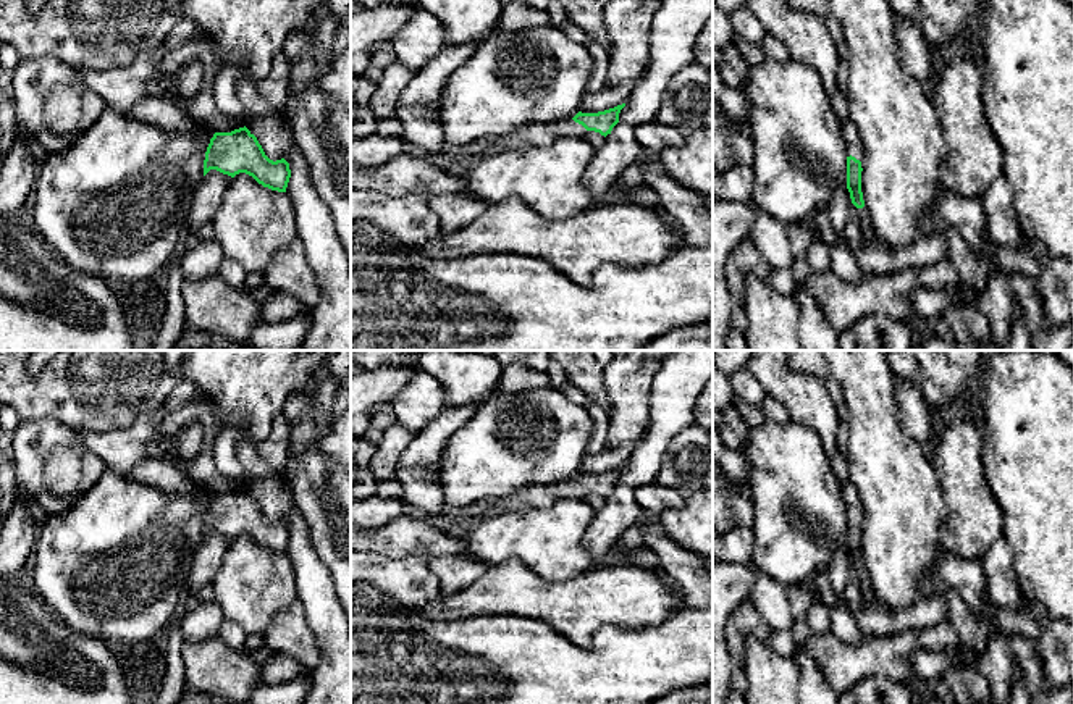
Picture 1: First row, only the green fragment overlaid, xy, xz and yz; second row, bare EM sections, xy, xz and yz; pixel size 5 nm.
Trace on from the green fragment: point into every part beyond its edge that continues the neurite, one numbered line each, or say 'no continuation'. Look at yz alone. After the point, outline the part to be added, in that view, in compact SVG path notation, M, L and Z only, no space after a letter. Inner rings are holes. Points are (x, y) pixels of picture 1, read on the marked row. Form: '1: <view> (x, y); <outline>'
1: yz (855, 147); M850 118L842 121L842 132L847 142L847 157L852 155L861 161L865 155L865 145L855 123Z

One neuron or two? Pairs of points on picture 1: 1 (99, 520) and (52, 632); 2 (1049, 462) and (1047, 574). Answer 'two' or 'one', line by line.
1: two
2: one

